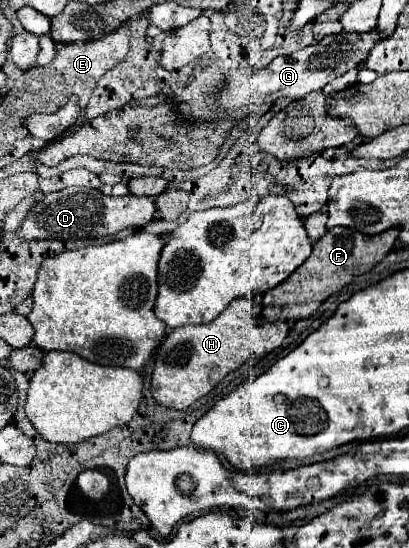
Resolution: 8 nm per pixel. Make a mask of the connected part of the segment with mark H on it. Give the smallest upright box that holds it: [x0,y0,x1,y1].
[151,298,289,410]

